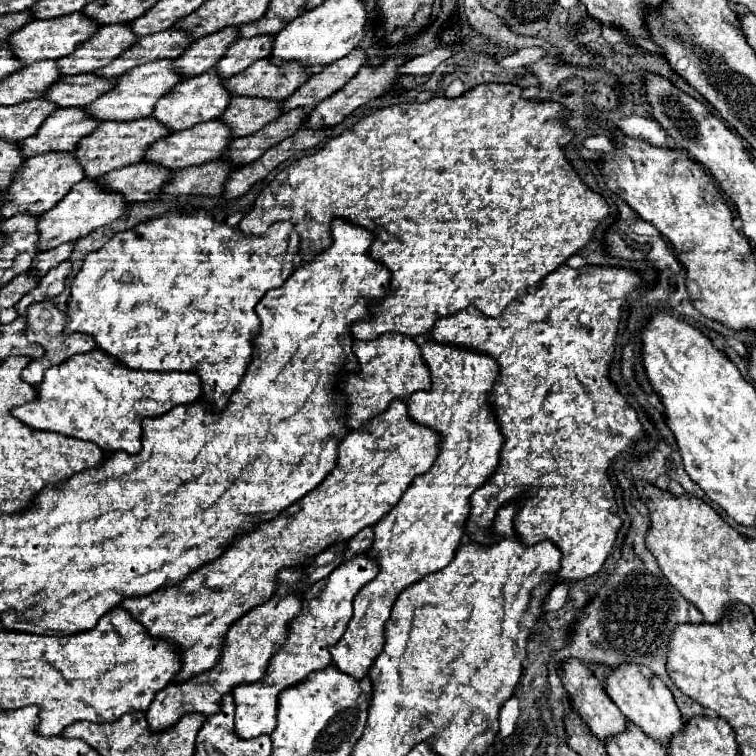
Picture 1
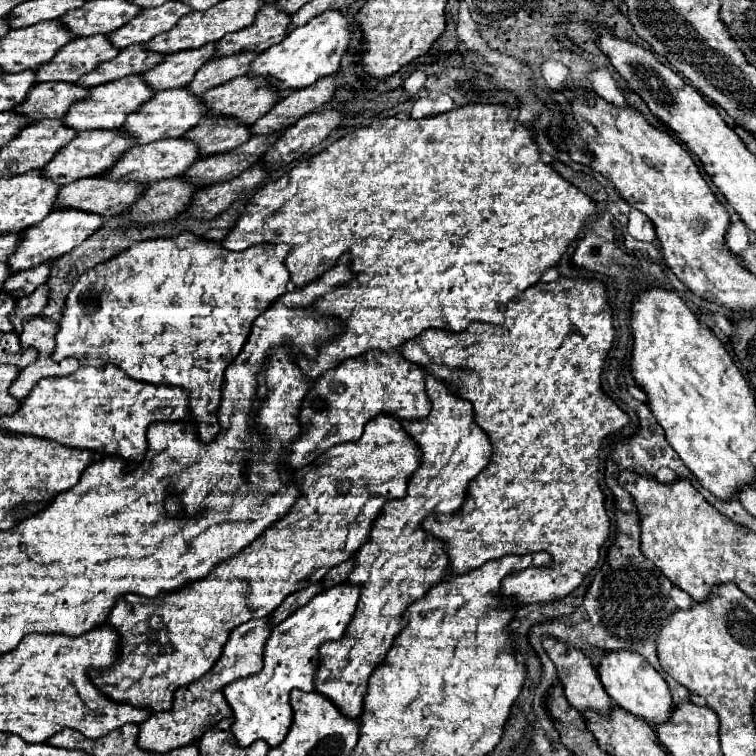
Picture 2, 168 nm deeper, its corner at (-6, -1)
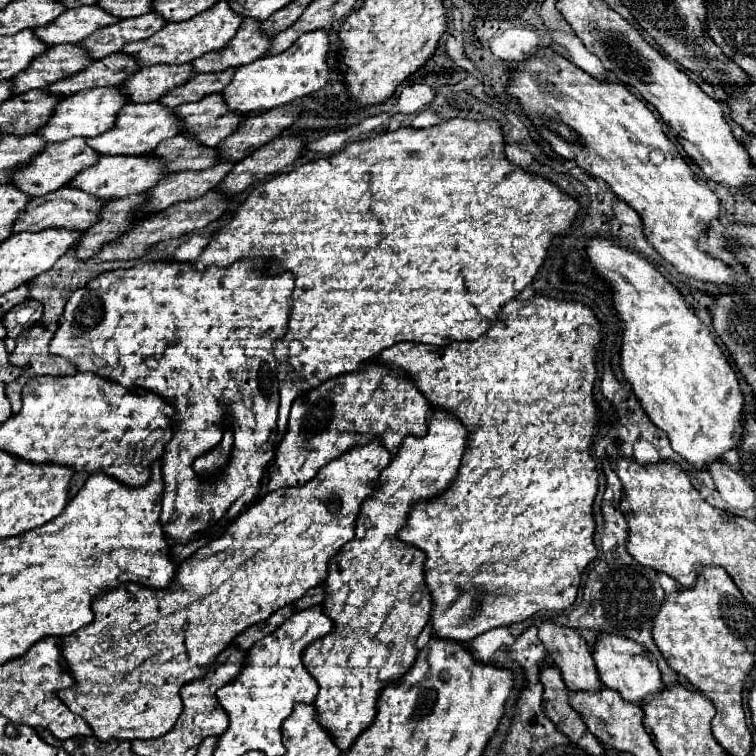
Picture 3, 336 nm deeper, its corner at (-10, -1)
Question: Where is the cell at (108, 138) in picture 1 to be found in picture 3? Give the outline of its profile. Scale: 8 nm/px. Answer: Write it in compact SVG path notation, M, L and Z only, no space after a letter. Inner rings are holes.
M70 138L66 142L46 144L46 150L42 150L42 154L38 154L38 158L34 158L34 162L26 166L26 170L18 170L18 174L14 174L14 184L18 186L18 190L26 190L28 196L44 196L66 186L80 170L92 166L98 158L100 156L86 144L84 138Z

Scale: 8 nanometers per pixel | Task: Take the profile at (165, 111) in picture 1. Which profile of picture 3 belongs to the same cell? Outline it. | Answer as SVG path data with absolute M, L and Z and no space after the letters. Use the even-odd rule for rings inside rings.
M128 102L118 112L118 120L114 122L114 126L106 134L90 138L90 142L86 142L86 144L92 146L92 150L98 152L100 156L106 156L106 154L112 154L112 156L118 156L118 154L138 156L138 154L152 152L162 140L172 138L178 132L180 132L180 120L172 114L170 108L162 106L160 102L150 102L150 104L132 104L132 102Z

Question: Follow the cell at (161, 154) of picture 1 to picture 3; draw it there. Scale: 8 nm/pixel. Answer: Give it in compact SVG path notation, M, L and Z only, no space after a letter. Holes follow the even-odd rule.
M102 156L94 166L88 166L86 170L78 172L74 180L68 182L70 188L88 192L100 200L114 200L114 198L124 198L132 194L144 194L156 182L164 178L164 164L160 158L152 156Z

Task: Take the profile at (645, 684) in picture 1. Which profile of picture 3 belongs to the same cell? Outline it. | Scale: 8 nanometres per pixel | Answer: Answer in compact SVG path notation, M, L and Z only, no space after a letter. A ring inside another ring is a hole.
M612 632L598 634L592 656L594 656L596 668L598 668L600 680L608 688L616 690L628 702L640 704L642 698L646 698L652 692L660 692L664 686L660 680L660 670L658 670L658 664L654 662L654 656L646 648L642 648L638 642L634 642L626 636L618 636Z

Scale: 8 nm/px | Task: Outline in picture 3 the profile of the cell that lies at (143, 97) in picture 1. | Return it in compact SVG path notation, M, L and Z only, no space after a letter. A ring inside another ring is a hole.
M92 88L92 90L82 90L74 96L68 96L64 100L60 100L48 120L46 126L42 126L42 130L38 130L36 134L42 134L42 138L46 138L46 142L62 142L68 138L92 138L98 134L104 134L106 130L110 130L114 126L116 114L118 110L126 104L128 100L124 98L124 94L120 92L120 88Z

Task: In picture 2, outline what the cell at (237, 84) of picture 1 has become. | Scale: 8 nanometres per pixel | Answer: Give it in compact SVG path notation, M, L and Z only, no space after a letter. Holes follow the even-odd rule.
M250 74L234 78L218 88L210 88L202 94L202 100L208 104L210 114L234 116L244 124L254 124L274 102L280 100L280 94L274 94L262 78L250 78Z

